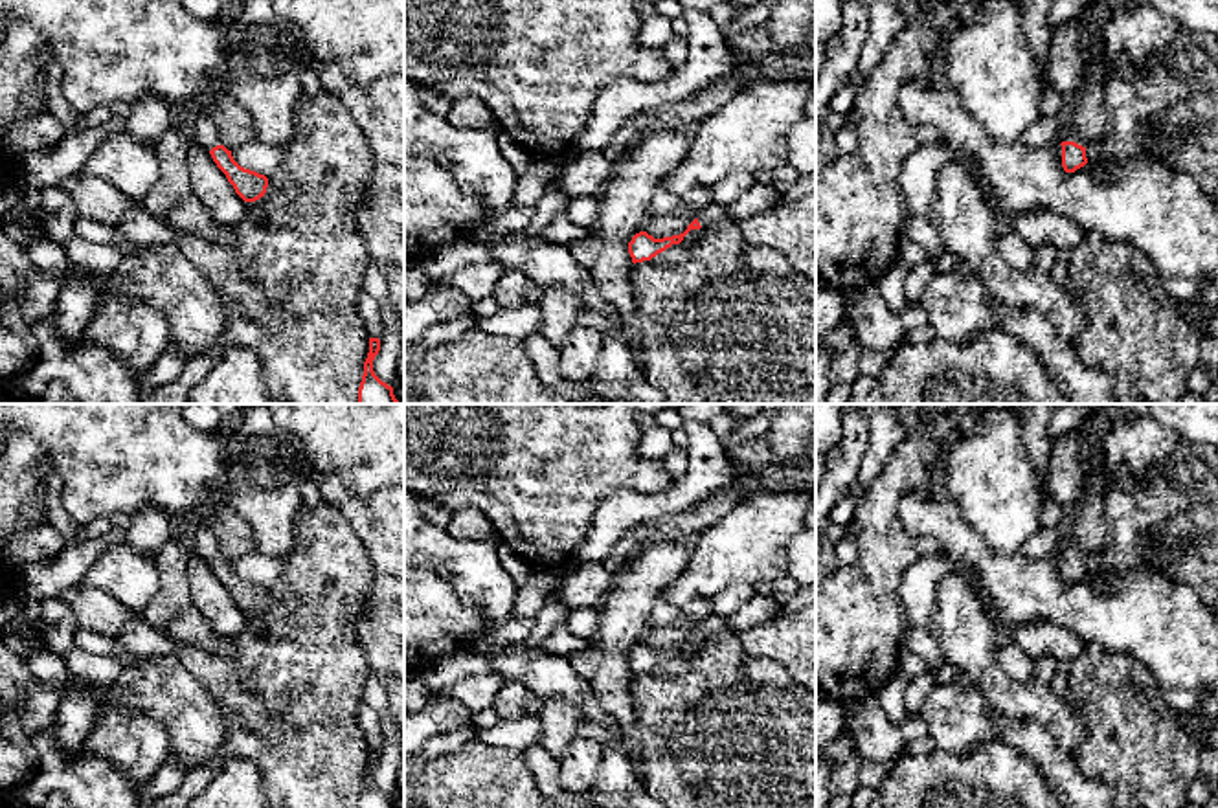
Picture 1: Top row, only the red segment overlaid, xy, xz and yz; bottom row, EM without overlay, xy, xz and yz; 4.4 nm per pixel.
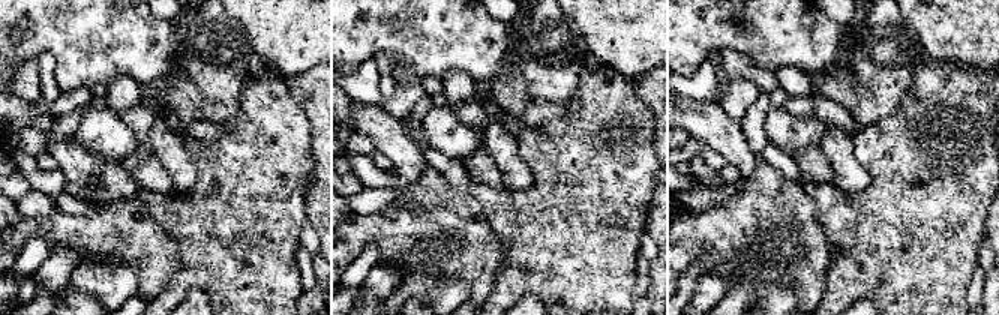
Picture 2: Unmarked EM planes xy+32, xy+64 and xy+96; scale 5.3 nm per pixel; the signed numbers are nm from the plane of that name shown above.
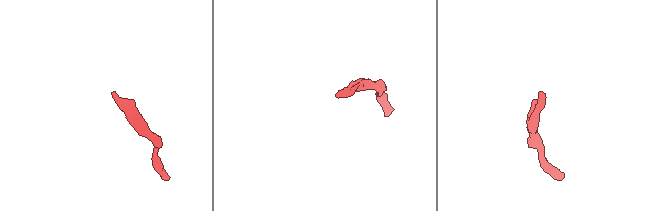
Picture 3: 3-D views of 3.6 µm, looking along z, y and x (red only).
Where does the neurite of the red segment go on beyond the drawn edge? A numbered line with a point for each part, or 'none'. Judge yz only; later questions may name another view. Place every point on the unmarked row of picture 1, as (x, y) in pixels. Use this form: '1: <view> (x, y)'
1: yz (1066, 546)

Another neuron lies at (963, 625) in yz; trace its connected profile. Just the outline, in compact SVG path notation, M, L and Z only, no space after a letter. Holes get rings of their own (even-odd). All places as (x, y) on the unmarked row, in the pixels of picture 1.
M955 569L941 580L937 608L928 630L946 663L959 670L959 679L979 690L996 713L1042 724L1066 751L1077 755L1088 733L1080 711L1067 698L1054 696L1049 685L1012 681L996 659L996 626L998 621L988 602L979 595L964 571Z

